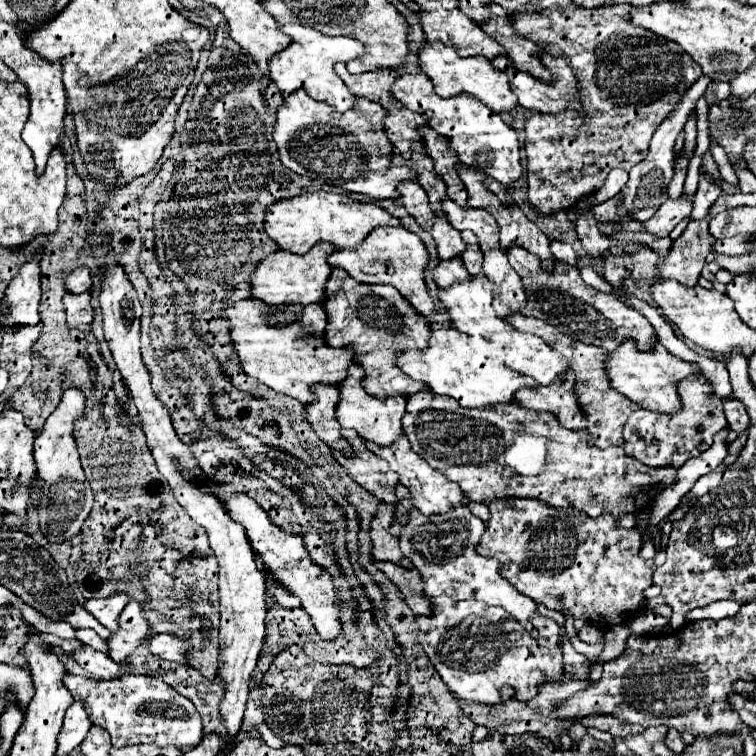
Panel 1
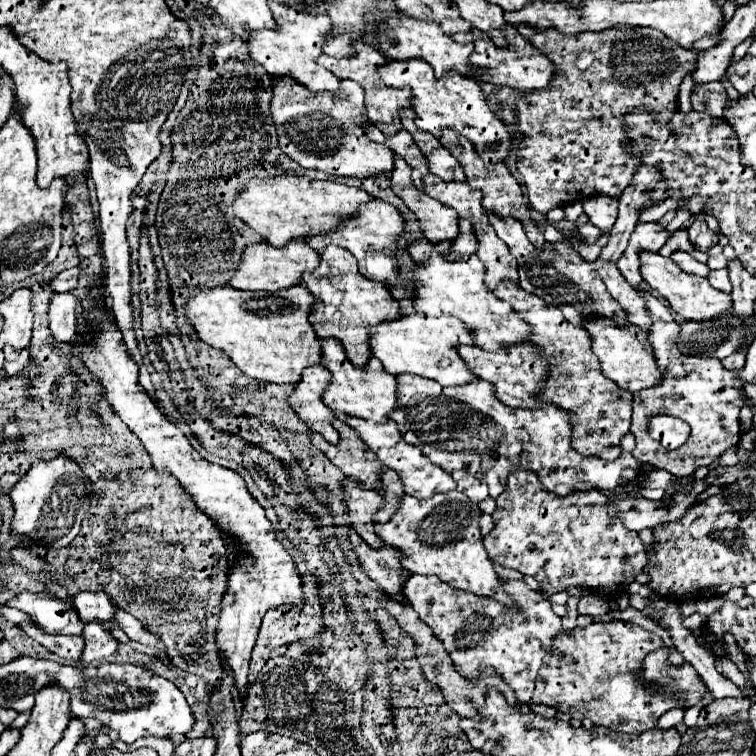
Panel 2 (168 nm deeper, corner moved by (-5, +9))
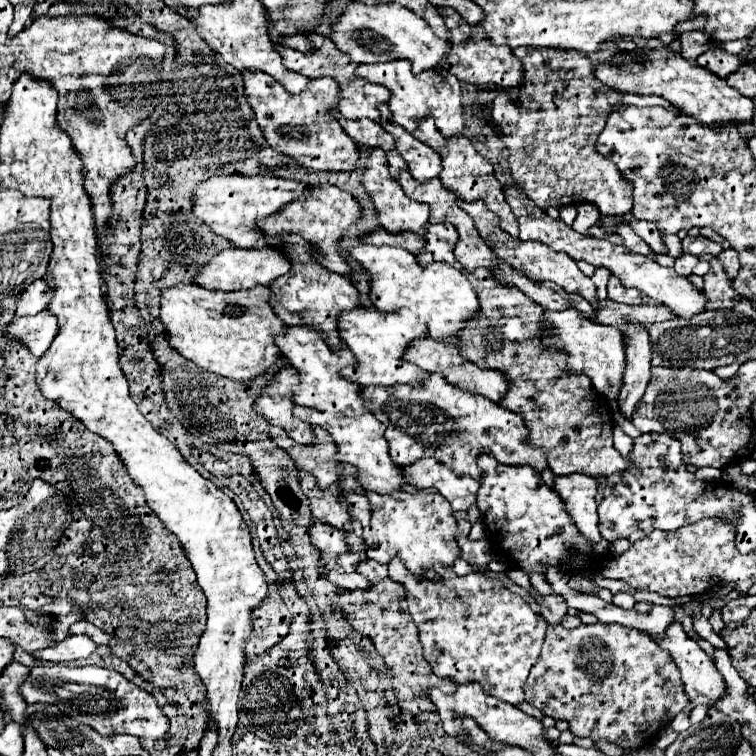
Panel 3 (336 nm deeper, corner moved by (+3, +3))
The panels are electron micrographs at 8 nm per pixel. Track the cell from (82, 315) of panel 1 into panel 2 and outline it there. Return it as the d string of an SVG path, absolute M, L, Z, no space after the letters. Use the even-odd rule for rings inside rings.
M72 292L54 294L50 300L50 332L58 342L72 342L78 330L80 300Z

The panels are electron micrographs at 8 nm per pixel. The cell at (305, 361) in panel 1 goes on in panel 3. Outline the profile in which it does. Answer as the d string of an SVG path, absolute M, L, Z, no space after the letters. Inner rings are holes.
M194 282L170 286L160 296L160 322L164 324L170 346L208 372L232 380L256 378L278 362L280 356L274 346L274 334L286 330L268 300L258 296L258 292L266 290L266 286L254 286L250 290L222 292L206 290Z

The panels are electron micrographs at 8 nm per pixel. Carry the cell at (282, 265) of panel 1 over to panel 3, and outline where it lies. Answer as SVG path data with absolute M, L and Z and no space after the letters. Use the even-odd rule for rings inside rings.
M260 246L260 248L248 248L248 250L240 250L240 248L226 248L224 252L216 254L202 270L200 274L194 276L194 282L202 288L208 290L224 290L224 292L232 292L232 290L244 290L244 288L252 288L258 284L268 286L272 280L276 280L278 276L286 274L286 270L290 270L290 262L288 258L270 248L270 246Z

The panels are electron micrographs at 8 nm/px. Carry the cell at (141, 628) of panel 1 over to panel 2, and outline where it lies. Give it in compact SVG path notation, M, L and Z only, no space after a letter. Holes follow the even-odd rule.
M90 622L86 624L82 636L86 636L86 648L84 648L84 662L102 662L106 658L110 658L112 654L116 654L120 642L100 624Z

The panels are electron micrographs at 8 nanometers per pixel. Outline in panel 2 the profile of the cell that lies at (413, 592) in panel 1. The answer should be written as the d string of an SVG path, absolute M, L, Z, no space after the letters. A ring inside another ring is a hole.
M350 530L348 536L354 544L354 550L356 550L356 556L358 556L362 568L370 574L370 578L374 578L394 600L408 602L406 594L402 594L402 588L400 588L402 586L400 572L404 568L402 568L398 552L388 546L374 550L354 530Z

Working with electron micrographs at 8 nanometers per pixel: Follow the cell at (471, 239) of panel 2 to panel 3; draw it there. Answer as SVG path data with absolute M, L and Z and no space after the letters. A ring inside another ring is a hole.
M430 224L424 234L426 246L418 250L414 256L418 258L420 266L426 266L430 262L448 262L454 264L454 244L458 240L458 232L454 226L446 224Z

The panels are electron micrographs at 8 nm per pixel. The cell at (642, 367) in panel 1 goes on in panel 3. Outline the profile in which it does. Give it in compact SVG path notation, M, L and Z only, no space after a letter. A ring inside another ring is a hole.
M566 308L562 312L546 312L542 316L542 344L546 348L558 348L568 354L566 370L570 372L586 372L592 380L594 390L606 398L616 400L618 388L622 386L622 370L626 366L622 332L616 326L596 324L584 318L576 308Z

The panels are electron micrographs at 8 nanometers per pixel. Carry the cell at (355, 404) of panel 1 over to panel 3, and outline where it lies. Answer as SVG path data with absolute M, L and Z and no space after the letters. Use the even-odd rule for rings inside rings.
M292 326L286 330L286 334L276 336L274 344L278 346L280 354L290 362L290 366L294 366L300 374L300 382L292 394L292 400L296 404L314 410L328 410L330 406L334 406L342 414L354 414L354 410L370 410L370 406L366 406L358 394L360 386L354 386L352 382L346 382L346 378L340 376L342 366L354 364L354 356L346 346L340 352L332 352L326 346L322 330L310 326Z

